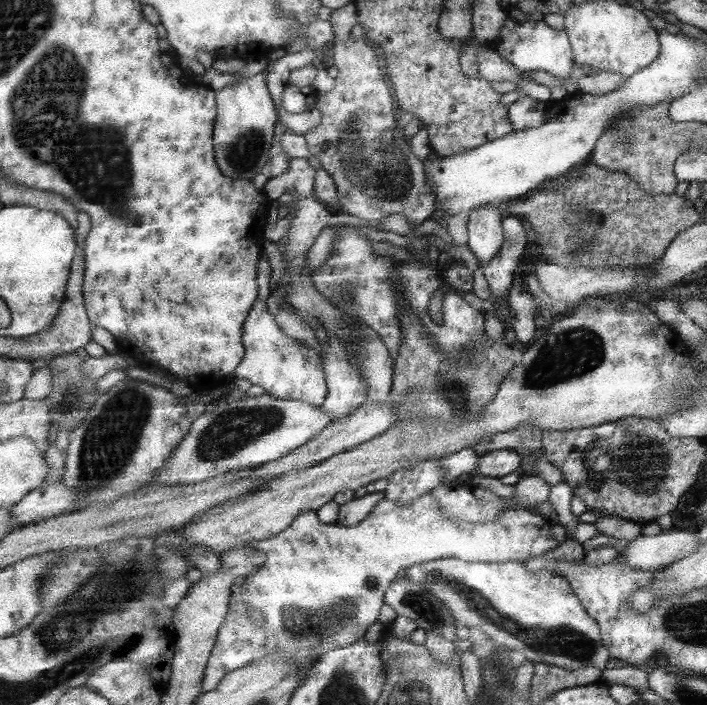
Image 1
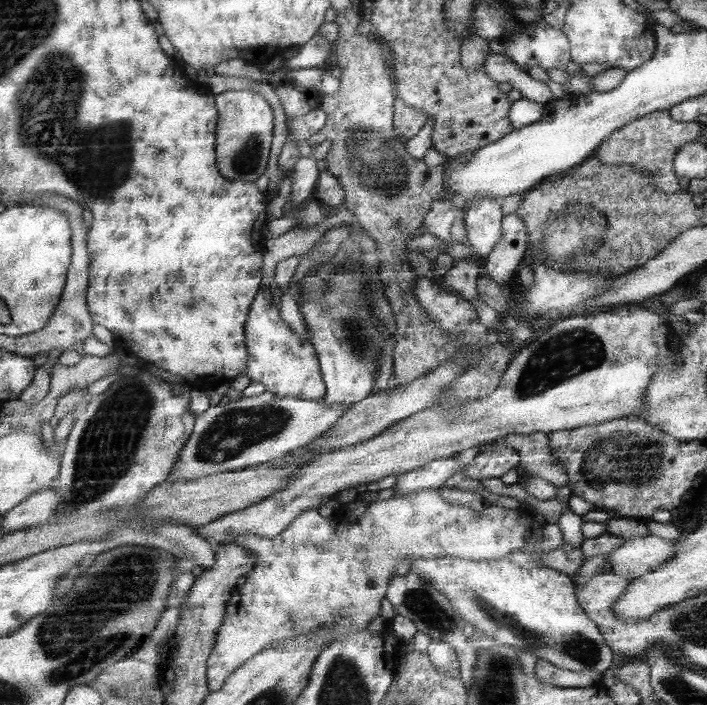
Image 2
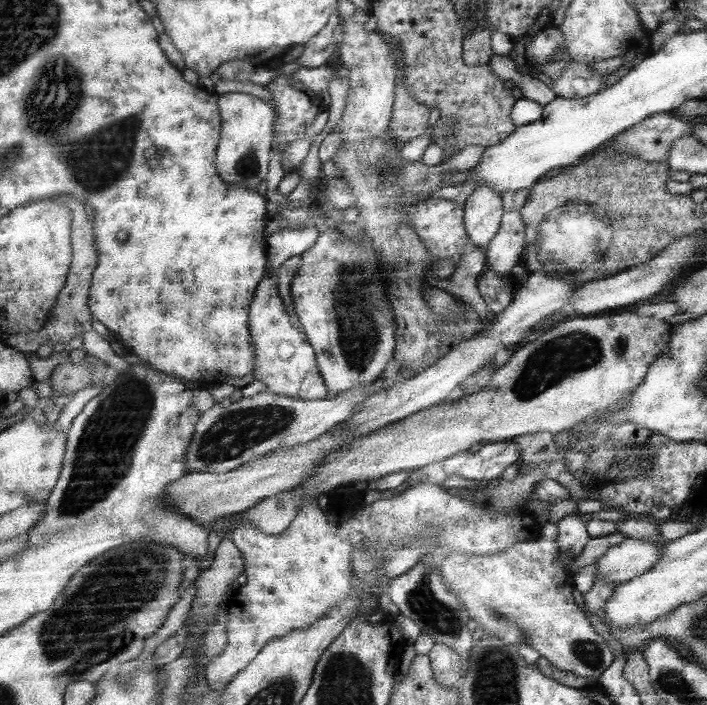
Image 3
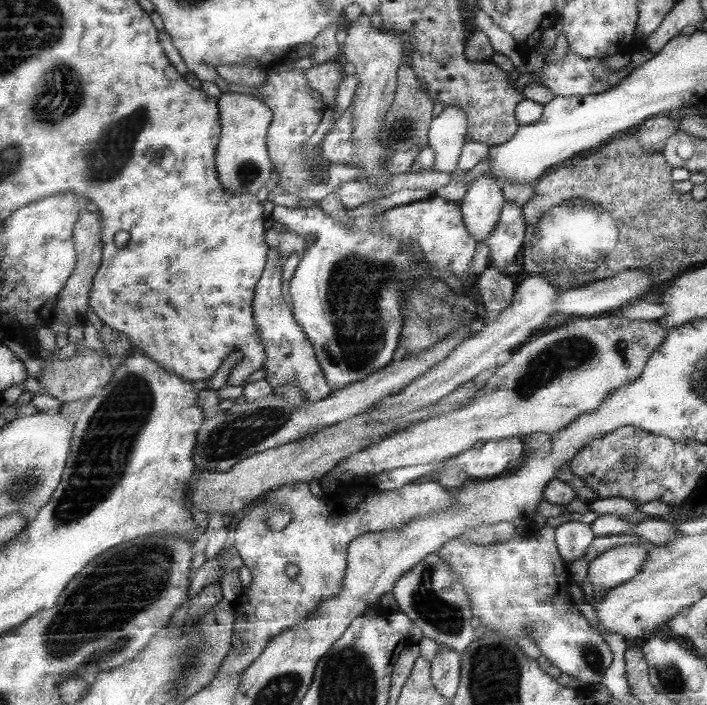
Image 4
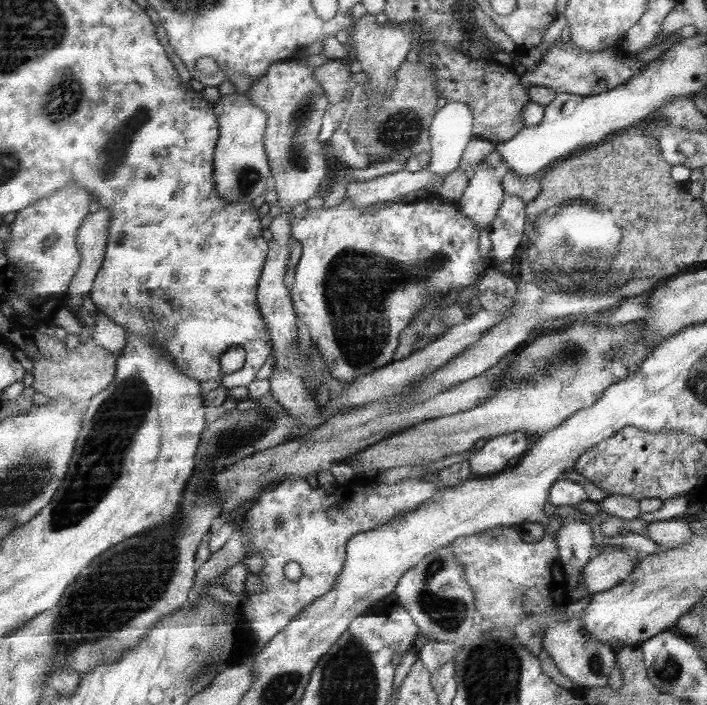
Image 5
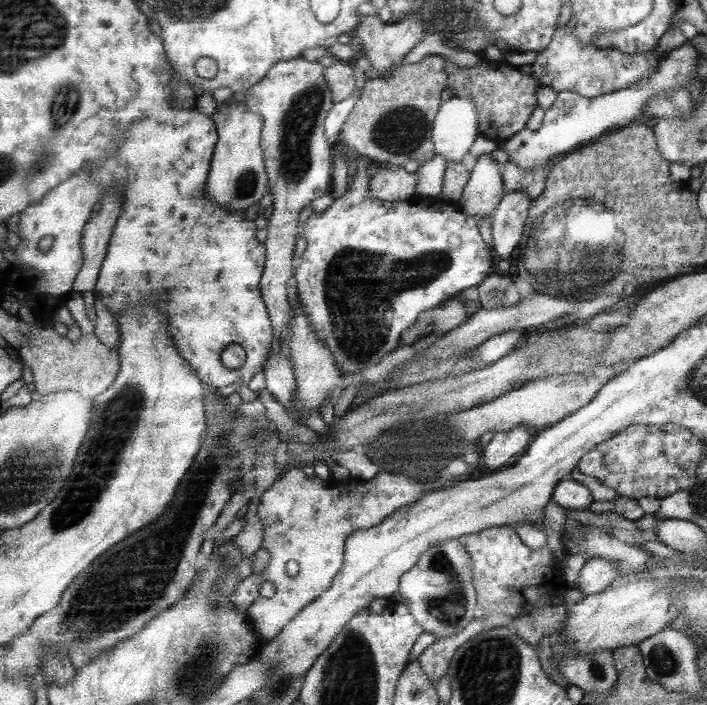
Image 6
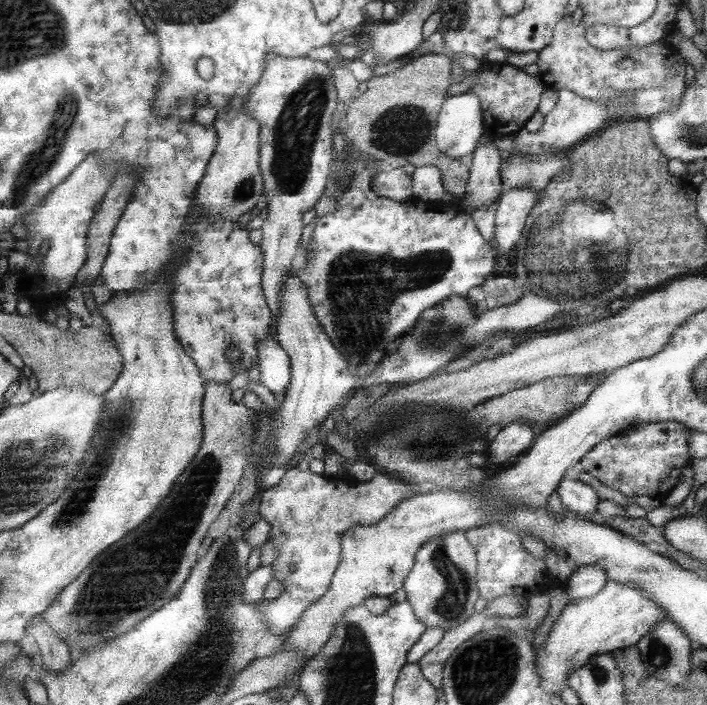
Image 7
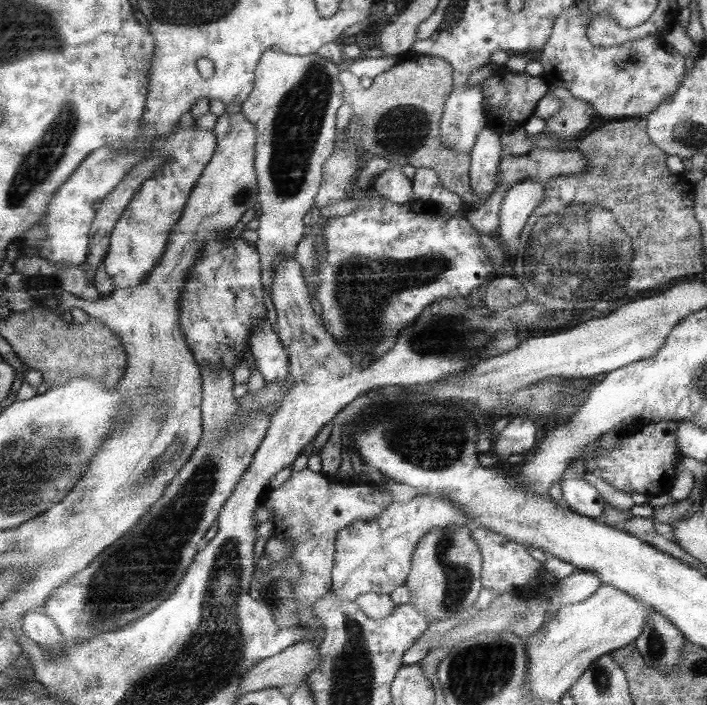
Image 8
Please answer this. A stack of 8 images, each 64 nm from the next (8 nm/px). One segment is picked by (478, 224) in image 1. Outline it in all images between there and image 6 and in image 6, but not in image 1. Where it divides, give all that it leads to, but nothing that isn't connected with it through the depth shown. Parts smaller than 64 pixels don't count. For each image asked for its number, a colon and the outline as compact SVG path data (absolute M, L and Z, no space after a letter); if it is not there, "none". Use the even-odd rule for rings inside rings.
2: M495 196L481 198L471 208L467 208L467 216L465 216L467 238L475 254L481 256L483 260L491 256L491 252L497 248L499 240L503 238L505 218L507 218L505 210L501 208Z
3: M477 186L463 198L465 224L475 248L487 248L493 244L495 236L501 232L505 216L505 198L491 186Z
4: M485 174L475 180L473 186L469 186L467 196L461 200L461 208L465 214L465 224L469 226L469 232L477 238L477 242L489 242L493 232L501 224L505 206L507 198L495 176Z
5: M477 166L475 176L469 182L469 188L465 190L465 196L459 200L459 208L465 216L469 216L469 220L477 224L477 228L489 230L497 220L497 214L501 212L505 198L507 192L503 180L497 180L493 168Z
6: M489 154L479 158L473 172L471 182L465 188L465 196L461 198L463 212L475 218L493 216L499 204L505 200L505 178L499 172L499 166Z

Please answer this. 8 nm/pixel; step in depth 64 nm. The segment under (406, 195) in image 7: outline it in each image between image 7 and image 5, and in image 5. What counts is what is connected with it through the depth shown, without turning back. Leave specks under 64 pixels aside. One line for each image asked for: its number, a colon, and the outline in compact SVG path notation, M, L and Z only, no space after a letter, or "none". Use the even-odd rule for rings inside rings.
5: M429 170L421 172L395 172L387 176L379 176L369 182L357 182L355 186L349 186L345 198L351 198L357 206L371 206L375 202L399 202L399 196L415 192L415 190L427 190L433 186L443 186L445 178L435 176Z
6: M385 168L377 172L371 180L371 196L375 200L383 202L407 202L407 200L417 200L417 190L419 190L419 174L407 172L401 168Z

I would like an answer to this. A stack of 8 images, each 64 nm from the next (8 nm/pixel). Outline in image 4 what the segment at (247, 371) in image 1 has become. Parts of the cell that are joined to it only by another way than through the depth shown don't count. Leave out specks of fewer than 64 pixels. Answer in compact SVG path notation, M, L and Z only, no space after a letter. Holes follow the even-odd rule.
M271 248L269 252L269 262L265 268L263 278L259 280L257 288L257 300L253 304L253 310L257 310L257 330L261 330L261 342L265 342L267 350L267 360L265 360L265 382L275 390L275 388L301 388L307 394L309 404L323 402L325 398L333 396L333 386L329 386L325 378L325 370L321 368L321 360L317 356L317 350L305 336L305 330L297 324L297 314L293 314L293 306L287 298L287 288L283 288L283 276L281 276L281 266L283 266L283 256L279 248Z

